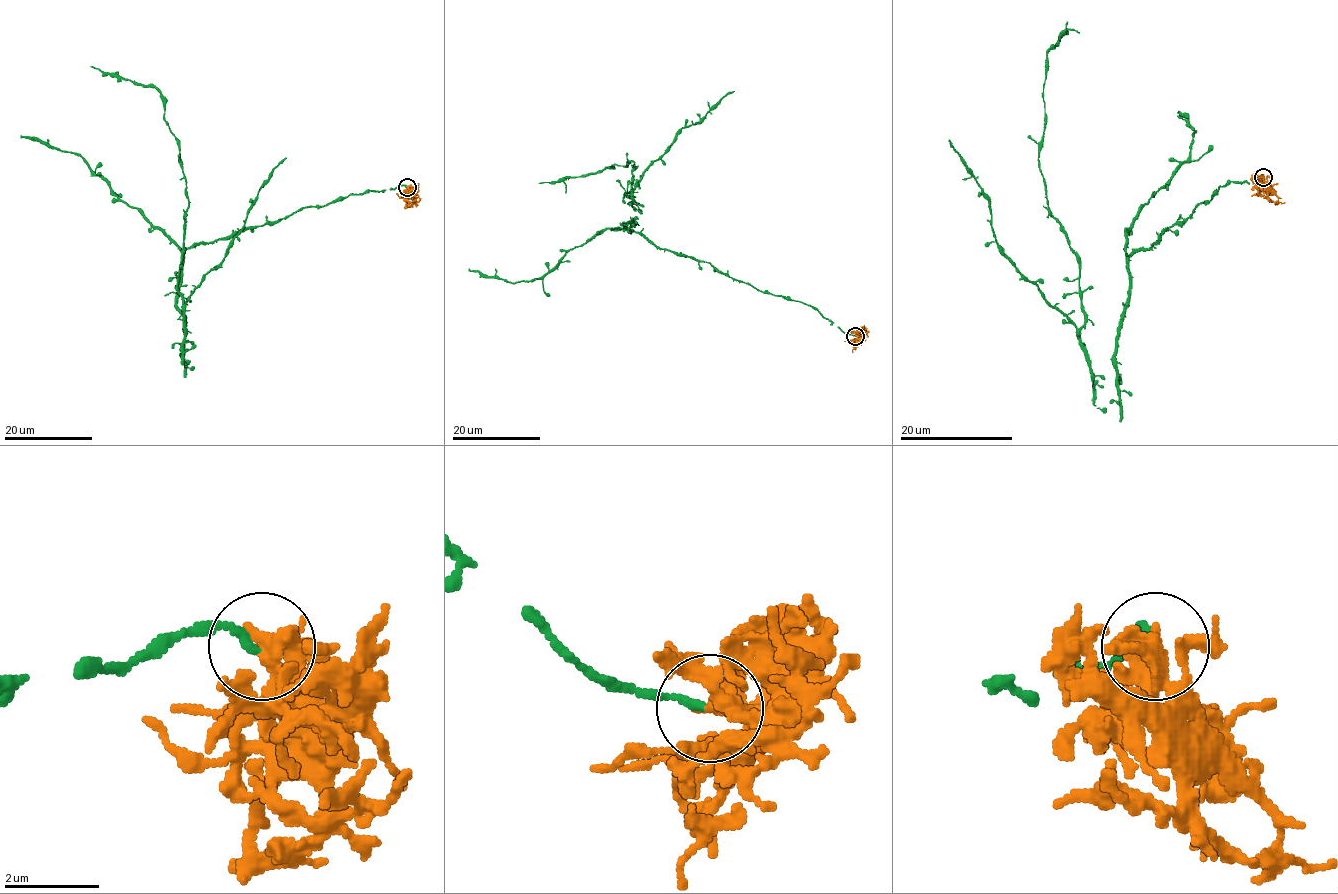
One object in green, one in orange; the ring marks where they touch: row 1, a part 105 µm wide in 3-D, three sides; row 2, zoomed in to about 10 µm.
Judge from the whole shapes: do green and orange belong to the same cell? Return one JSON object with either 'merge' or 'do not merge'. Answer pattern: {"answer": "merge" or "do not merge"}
{"answer": "do not merge"}

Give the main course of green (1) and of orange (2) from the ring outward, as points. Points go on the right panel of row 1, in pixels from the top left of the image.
1: (1263, 176), (1219, 186), (1130, 255), (1119, 401), (1099, 409), (1079, 260), (1039, 162), (1047, 52), (1067, 21)
2: (1263, 176), (1271, 192), (1280, 202), (1284, 202)

